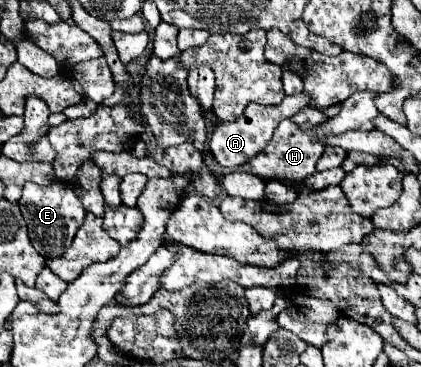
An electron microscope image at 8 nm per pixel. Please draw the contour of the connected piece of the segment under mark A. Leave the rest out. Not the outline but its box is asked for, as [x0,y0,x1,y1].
[209,92,311,168]

